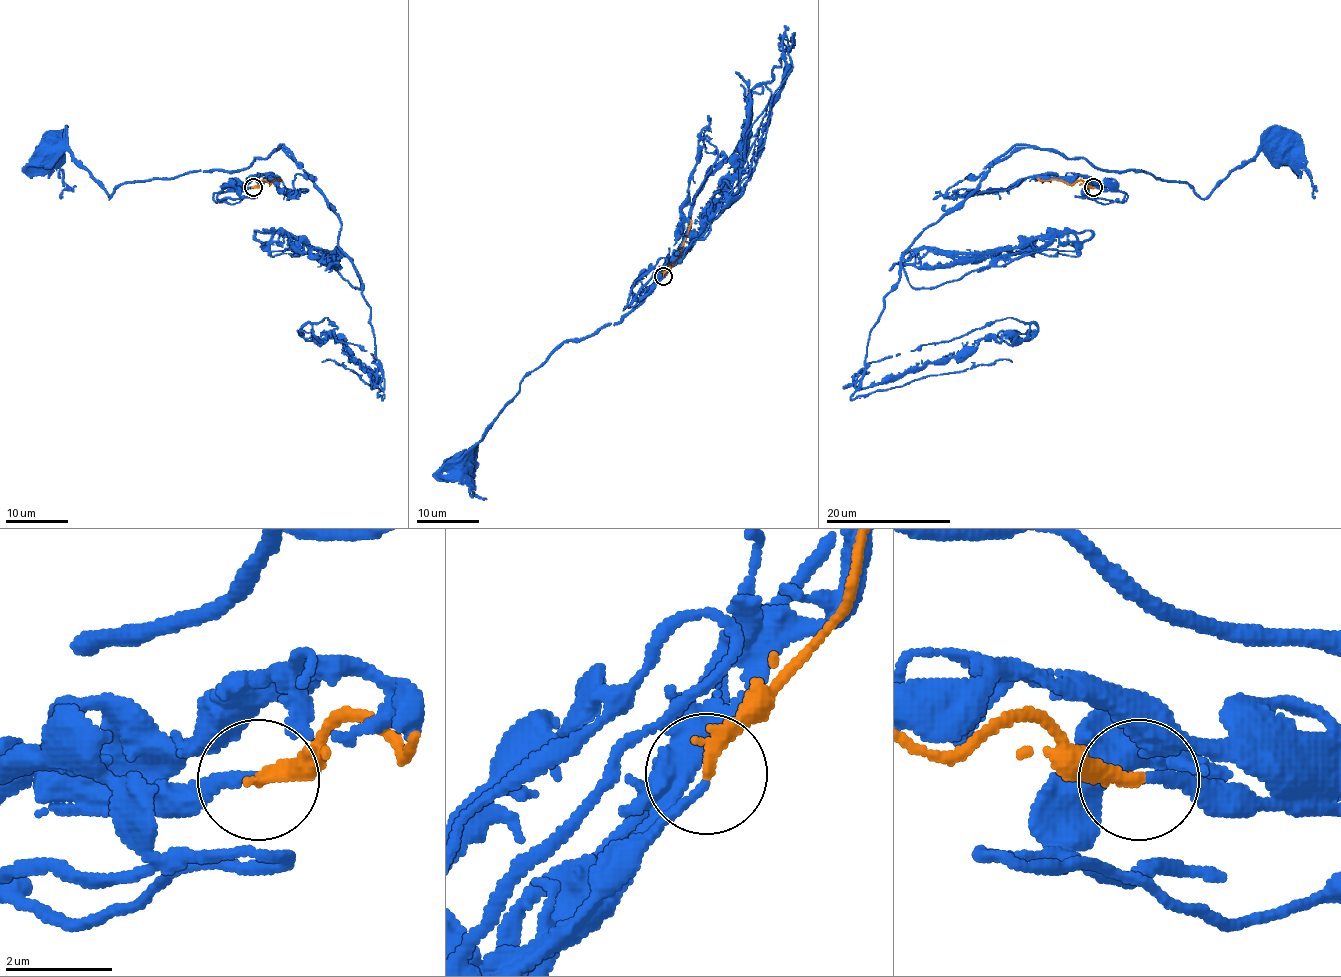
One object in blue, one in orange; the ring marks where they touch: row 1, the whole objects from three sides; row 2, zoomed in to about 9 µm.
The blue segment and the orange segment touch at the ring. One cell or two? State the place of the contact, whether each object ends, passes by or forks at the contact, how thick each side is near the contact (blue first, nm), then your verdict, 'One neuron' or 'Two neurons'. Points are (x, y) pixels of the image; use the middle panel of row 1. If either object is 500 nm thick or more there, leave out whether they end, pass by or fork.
Place: (663, 276). At the ring blue ends. At the ring orange ends. Thickness 180 nm (blue) against 260 nm. One neuron

